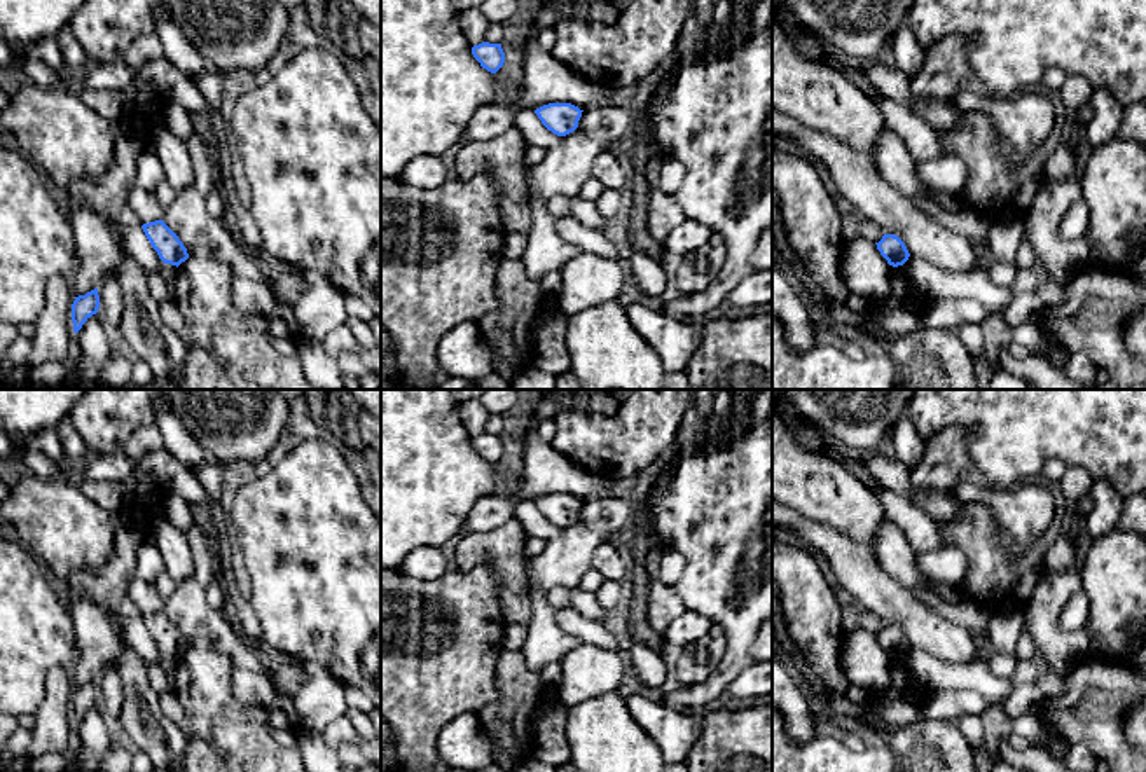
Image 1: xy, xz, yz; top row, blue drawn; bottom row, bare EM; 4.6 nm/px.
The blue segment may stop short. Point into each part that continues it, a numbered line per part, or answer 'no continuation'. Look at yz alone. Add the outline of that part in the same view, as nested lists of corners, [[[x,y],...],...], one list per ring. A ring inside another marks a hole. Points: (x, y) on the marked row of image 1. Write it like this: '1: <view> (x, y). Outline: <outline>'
no continuation

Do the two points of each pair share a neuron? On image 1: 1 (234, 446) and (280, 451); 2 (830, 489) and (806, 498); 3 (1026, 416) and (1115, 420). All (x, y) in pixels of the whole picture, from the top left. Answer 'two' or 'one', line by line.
1: two
2: one
3: one

